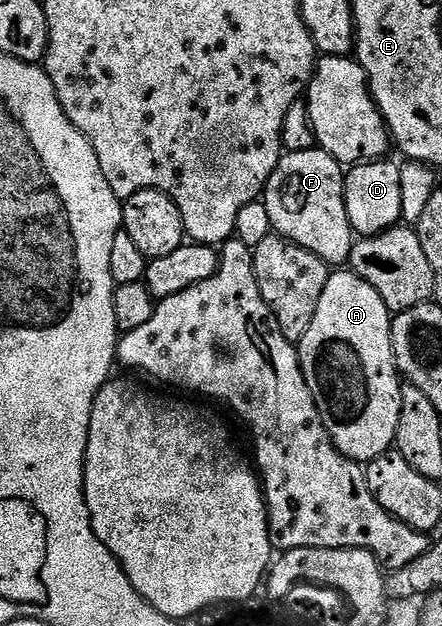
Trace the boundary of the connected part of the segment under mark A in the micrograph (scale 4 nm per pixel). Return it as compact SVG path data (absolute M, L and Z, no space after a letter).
M338 269L331 274L328 285L324 285L316 317L312 317L308 333L304 333L302 342L297 344L302 372L308 389L312 389L316 409L320 409L324 429L330 434L330 440L341 455L363 465L395 446L394 438L400 421L403 384L400 382L392 349L391 322L392 312L384 305L380 293L376 293L368 281L353 271Z

